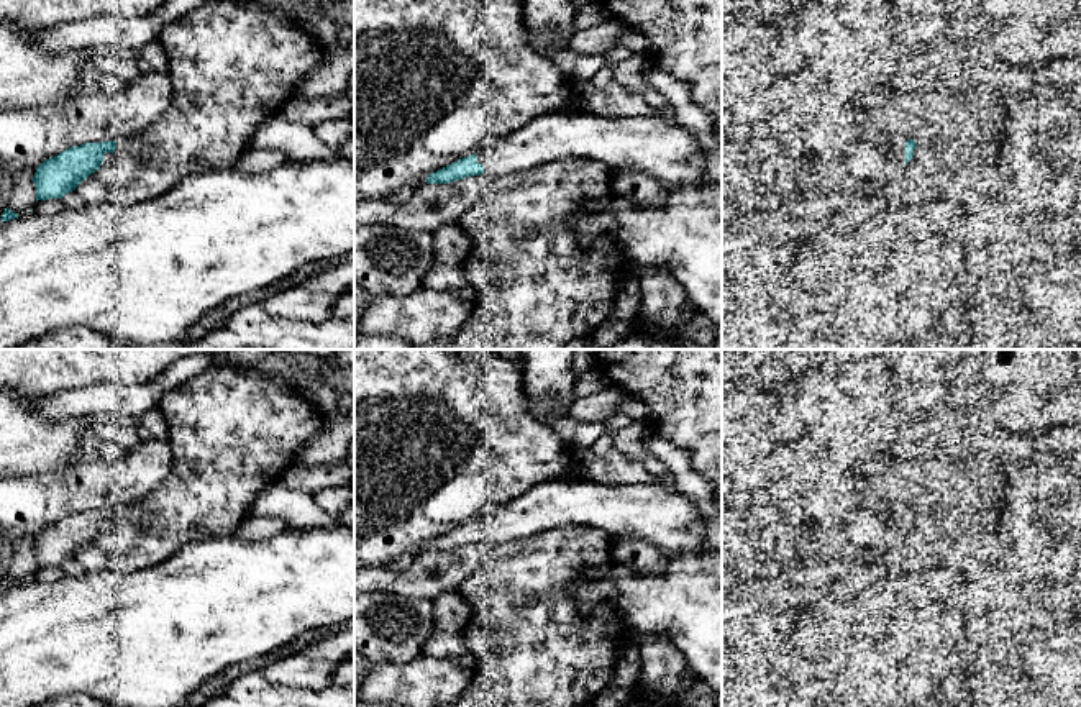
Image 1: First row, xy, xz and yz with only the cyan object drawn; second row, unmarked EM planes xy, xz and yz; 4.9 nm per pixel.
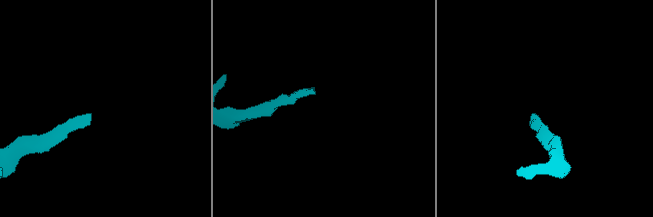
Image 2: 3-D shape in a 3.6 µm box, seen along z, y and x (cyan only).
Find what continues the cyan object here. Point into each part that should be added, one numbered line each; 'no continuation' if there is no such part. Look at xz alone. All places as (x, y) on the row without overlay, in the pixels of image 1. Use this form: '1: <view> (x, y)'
1: xz (668, 520)

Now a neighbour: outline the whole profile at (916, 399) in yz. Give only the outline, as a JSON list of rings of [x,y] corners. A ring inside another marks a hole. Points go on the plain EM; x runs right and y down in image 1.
[[[940,384],[894,385],[892,397],[905,418],[935,415],[943,412],[948,390]]]

